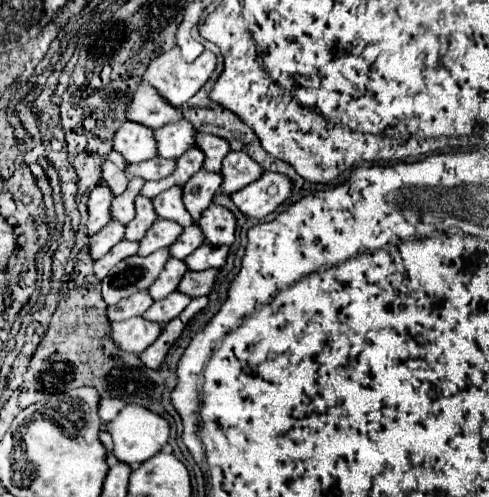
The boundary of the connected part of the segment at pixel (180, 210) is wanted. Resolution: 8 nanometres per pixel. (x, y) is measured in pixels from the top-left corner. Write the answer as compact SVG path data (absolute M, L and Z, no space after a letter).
M178 186L168 188L160 196L156 196L152 200L152 204L154 204L154 212L162 220L172 220L172 222L180 224L182 228L188 228L192 224L192 216L188 212L184 212L184 204L180 200L180 188Z

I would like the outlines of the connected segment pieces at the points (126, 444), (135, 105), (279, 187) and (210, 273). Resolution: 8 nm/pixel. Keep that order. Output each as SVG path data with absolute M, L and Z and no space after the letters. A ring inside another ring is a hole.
M128 404L118 412L118 416L112 422L108 422L108 434L112 436L112 442L114 442L112 454L120 462L130 464L134 468L134 466L142 464L144 460L148 460L148 458L152 458L154 454L160 452L160 448L168 442L170 428L168 428L168 422L162 416L142 408L138 404Z
M142 82L132 92L132 104L126 112L126 120L156 130L160 128L160 124L166 124L166 120L180 120L180 118L182 118L180 112L168 108L168 104L160 100L158 92L154 88L148 88L148 84Z
M264 172L258 180L230 194L238 210L250 218L266 218L272 214L292 192L292 182L288 176L276 172Z
M202 270L202 272L186 272L184 278L178 284L178 292L190 296L190 298L198 298L198 296L208 296L214 278L216 278L218 270Z

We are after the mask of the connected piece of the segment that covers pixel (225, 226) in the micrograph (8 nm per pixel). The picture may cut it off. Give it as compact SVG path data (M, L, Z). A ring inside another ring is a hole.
M210 204L194 224L202 230L202 236L208 244L212 246L230 246L234 242L234 230L236 230L236 220L230 210Z

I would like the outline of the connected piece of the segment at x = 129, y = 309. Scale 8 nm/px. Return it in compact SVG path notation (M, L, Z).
M136 292L124 300L120 300L114 306L108 306L106 316L112 322L120 322L120 320L128 320L134 316L142 316L150 306L152 306L152 298L148 296L148 292Z

